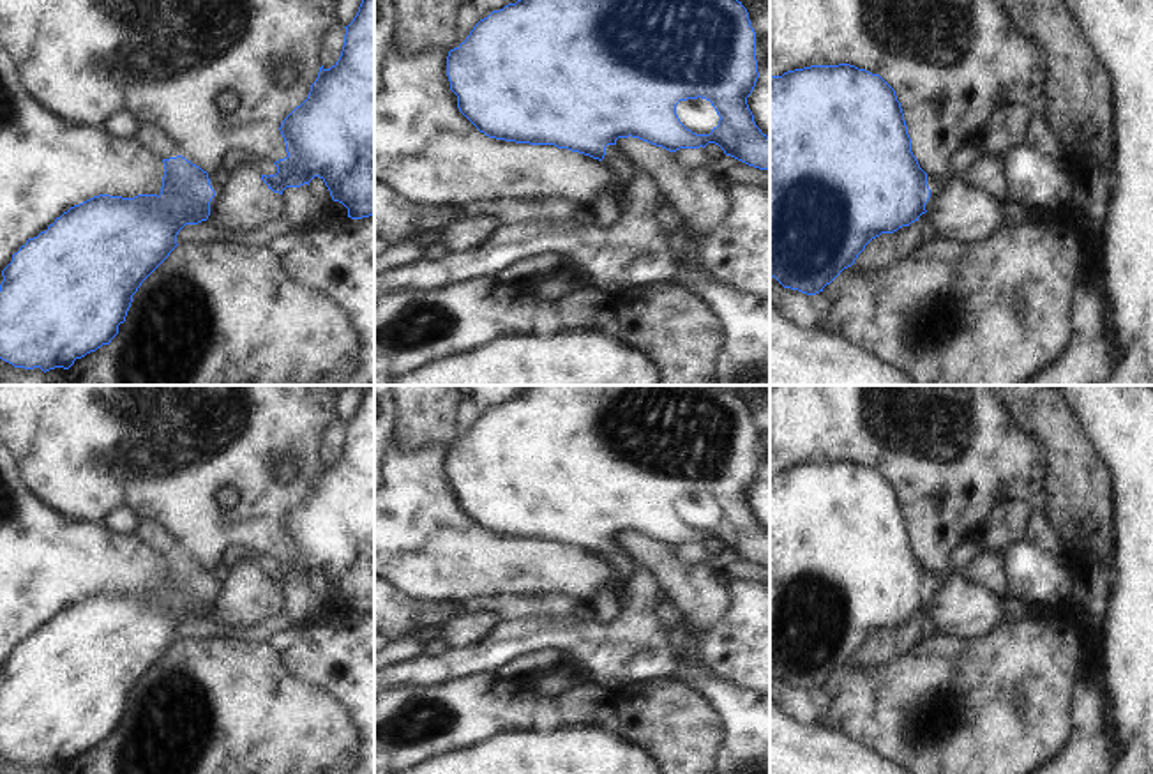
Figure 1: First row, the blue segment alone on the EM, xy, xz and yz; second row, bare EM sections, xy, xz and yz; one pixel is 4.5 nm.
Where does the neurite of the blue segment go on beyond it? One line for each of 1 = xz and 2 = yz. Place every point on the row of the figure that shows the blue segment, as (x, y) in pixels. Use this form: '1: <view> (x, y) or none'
1: xz (606, 209)
2: yz (936, 186)

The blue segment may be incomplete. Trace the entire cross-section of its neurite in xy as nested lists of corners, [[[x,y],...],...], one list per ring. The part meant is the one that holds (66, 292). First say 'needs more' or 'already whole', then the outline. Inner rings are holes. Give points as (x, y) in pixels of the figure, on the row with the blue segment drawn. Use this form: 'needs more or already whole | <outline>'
needs more | [[[182,156],[162,159],[164,177],[161,194],[138,194],[134,198],[99,194],[79,205],[71,207],[46,231],[41,231],[37,237],[28,239],[18,253],[12,254],[12,262],[2,270],[4,281],[0,285],[0,359],[12,364],[14,368],[34,369],[41,368],[44,373],[55,368],[69,369],[76,359],[85,357],[90,352],[95,352],[102,345],[109,345],[111,339],[118,334],[118,325],[125,322],[127,311],[132,302],[132,295],[138,292],[141,283],[170,256],[170,253],[178,246],[177,235],[185,224],[198,224],[207,221],[210,212],[217,205],[221,194],[221,182],[208,175],[200,166],[192,164]]]

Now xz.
needs more | [[[517,0],[480,19],[466,41],[448,51],[447,76],[459,111],[486,136],[554,145],[602,161],[614,186],[588,207],[600,226],[618,219],[618,196],[636,173],[618,152],[618,138],[639,138],[669,152],[715,143],[726,156],[770,170],[770,138],[756,125],[747,104],[759,78],[756,32],[738,0]],[[697,97],[710,101],[720,117],[710,134],[692,133],[676,115],[680,101]]]

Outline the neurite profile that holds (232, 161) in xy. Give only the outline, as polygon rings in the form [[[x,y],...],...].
[[[228,154],[214,173],[214,178],[222,182],[222,178],[240,166],[249,166],[260,171],[260,175],[275,175],[277,166],[267,159],[249,157],[244,154]]]

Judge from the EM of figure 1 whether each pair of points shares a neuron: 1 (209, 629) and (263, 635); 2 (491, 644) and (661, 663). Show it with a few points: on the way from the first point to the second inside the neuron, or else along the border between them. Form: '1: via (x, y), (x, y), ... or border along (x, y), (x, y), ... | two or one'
1: via (223, 635), (249, 635) | one
2: via (534, 637), (578, 637), (604, 651), (618, 651) | one

